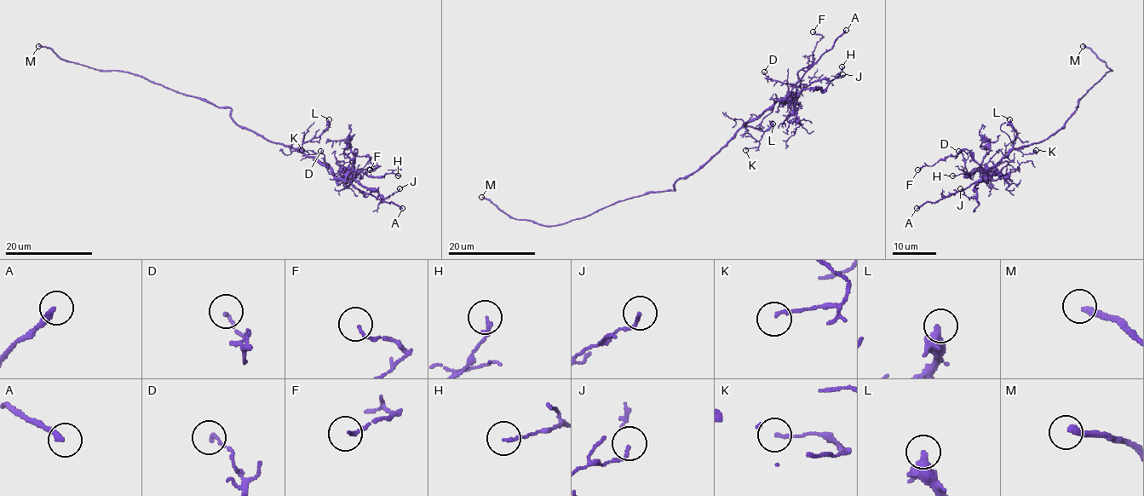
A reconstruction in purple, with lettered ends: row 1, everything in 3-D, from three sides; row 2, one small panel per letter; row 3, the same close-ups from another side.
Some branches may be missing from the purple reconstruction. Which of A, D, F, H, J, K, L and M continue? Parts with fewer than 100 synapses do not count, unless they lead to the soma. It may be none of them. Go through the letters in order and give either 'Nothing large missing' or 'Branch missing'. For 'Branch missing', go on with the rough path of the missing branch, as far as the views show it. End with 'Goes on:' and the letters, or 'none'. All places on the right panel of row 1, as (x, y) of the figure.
A: Branch missing
D: Nothing large missing
F: Nothing large missing
H: Nothing large missing
J: Nothing large missing
K: Nothing large missing
L: Nothing large missing
M: Branch missing
Goes on: A, M

